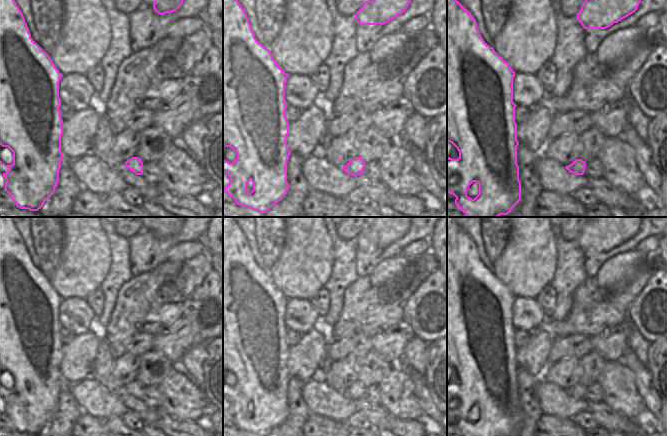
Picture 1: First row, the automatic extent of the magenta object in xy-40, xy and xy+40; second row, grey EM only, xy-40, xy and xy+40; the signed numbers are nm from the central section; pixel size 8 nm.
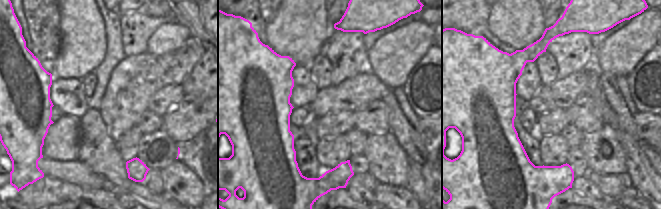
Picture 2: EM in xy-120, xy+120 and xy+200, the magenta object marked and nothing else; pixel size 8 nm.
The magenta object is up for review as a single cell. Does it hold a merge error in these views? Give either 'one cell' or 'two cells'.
two cells

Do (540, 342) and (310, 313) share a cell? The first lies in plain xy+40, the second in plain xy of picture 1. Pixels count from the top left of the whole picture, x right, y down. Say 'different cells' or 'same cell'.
different cells

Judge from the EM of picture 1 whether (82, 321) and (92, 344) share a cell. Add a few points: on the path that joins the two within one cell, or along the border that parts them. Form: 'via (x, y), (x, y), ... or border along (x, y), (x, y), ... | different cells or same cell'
border along (88, 330), (75, 335) | different cells

